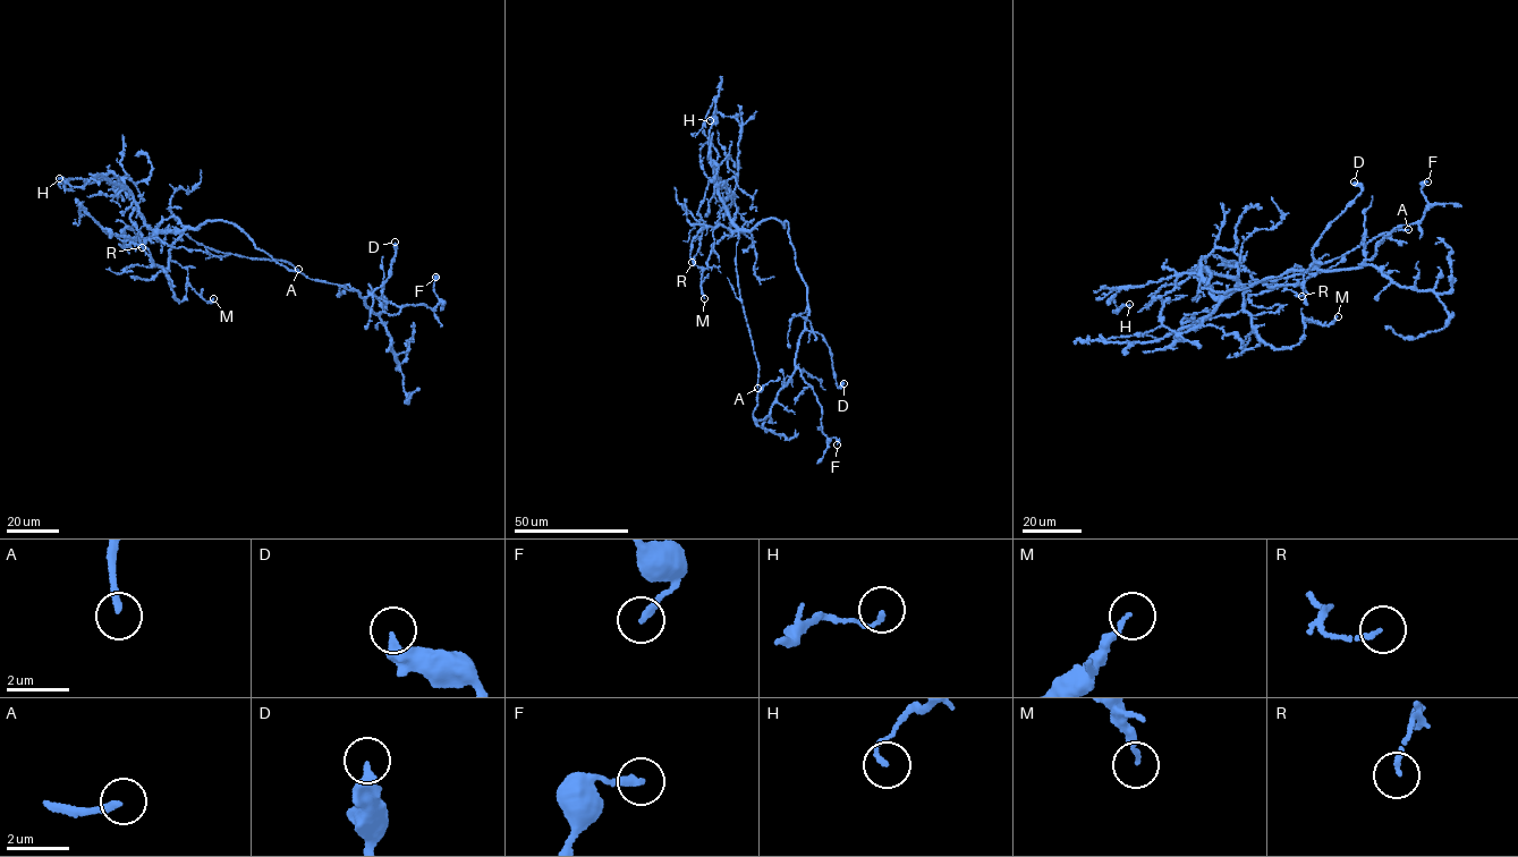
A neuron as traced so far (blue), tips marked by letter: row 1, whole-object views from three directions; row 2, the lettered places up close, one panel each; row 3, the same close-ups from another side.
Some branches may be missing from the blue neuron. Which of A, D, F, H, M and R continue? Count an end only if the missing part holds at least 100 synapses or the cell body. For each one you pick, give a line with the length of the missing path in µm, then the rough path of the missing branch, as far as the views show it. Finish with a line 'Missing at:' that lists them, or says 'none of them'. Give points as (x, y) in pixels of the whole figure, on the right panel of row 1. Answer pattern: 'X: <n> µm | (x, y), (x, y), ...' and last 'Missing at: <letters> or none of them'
A: 70 µm
Missing at: A

